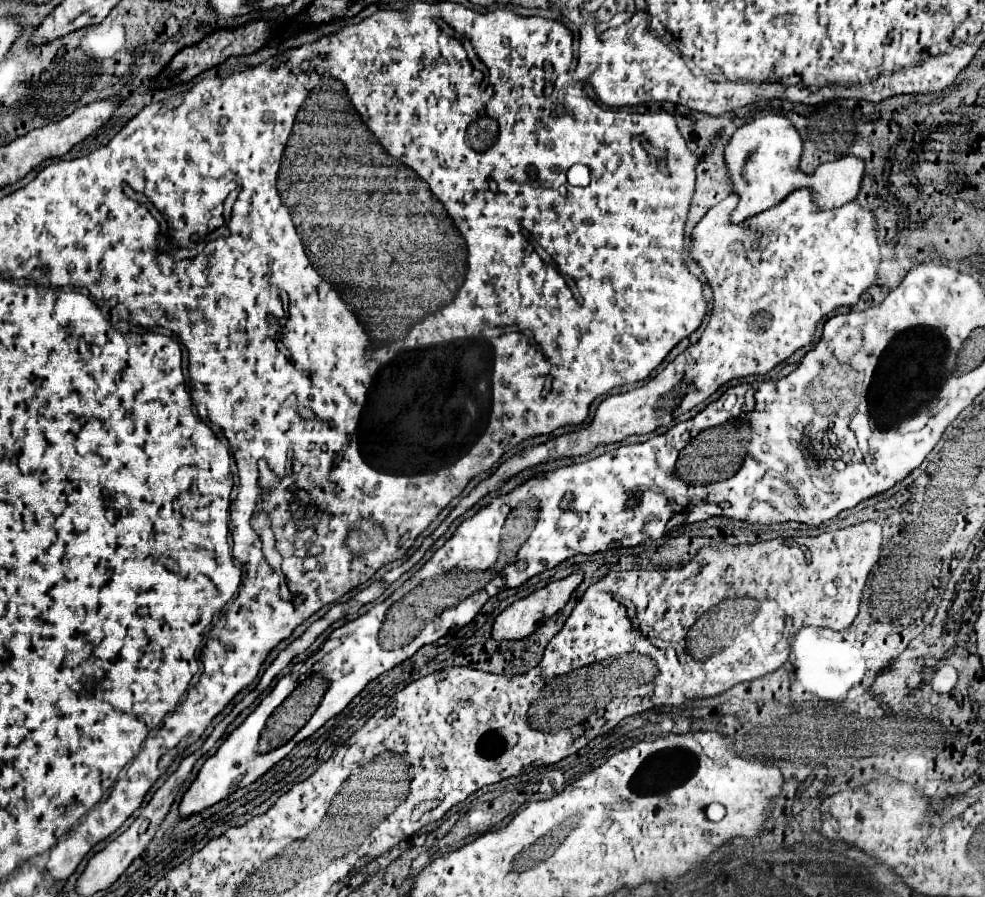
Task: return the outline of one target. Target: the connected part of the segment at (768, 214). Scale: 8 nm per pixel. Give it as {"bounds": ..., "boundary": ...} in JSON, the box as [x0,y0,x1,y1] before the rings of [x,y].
{"bounds":[383,188,881,584],"boundary":[[[799,188],[781,204],[739,224],[729,222],[729,214],[735,206],[737,194],[729,194],[713,206],[693,230],[691,252],[701,264],[715,296],[711,320],[701,340],[669,362],[665,370],[647,384],[605,398],[587,428],[557,436],[539,446],[529,446],[503,462],[453,508],[447,520],[425,538],[421,548],[403,566],[389,570],[383,582],[391,584],[403,572],[411,570],[455,518],[477,504],[485,494],[503,486],[513,474],[547,460],[587,454],[599,444],[621,442],[633,434],[649,434],[707,400],[725,382],[751,374],[767,374],[799,348],[813,344],[821,318],[839,306],[855,306],[861,294],[875,284],[881,264],[877,220],[871,210],[859,206],[857,200],[841,208],[821,210],[813,198],[813,190]]]}

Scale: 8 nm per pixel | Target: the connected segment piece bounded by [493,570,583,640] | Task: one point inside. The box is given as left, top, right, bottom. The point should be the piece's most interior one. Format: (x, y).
(523, 617)

